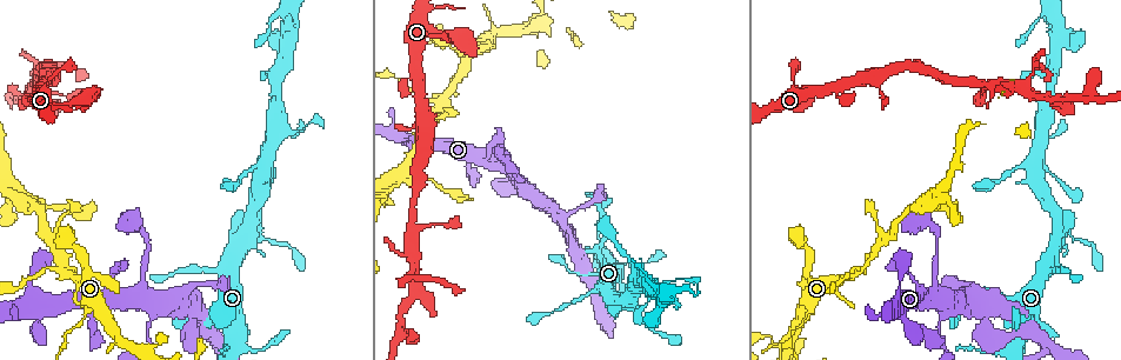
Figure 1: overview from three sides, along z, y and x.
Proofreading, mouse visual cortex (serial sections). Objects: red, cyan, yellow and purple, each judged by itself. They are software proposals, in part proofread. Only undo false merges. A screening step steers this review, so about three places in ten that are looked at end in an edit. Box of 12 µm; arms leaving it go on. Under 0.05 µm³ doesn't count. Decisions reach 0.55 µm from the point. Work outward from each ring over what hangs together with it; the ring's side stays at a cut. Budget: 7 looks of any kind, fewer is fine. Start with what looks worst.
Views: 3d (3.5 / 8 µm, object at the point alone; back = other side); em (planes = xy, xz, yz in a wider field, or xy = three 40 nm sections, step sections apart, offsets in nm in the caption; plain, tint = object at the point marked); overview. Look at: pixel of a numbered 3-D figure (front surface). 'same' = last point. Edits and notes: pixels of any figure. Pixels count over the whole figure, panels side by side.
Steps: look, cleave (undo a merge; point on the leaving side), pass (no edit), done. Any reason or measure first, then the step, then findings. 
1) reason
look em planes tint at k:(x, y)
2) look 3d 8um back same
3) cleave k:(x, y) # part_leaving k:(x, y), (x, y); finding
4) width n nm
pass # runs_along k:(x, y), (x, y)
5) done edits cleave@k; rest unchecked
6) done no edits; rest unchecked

a fork
look 3d 3.5um at 1:(65, 273)

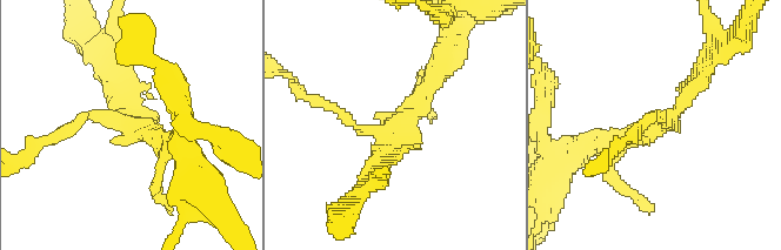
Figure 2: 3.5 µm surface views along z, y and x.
arms 3; arm_widths 150, 200, 300 nm; shape alone is not enough
look em xy step 5 tint at 2:(131, 124)

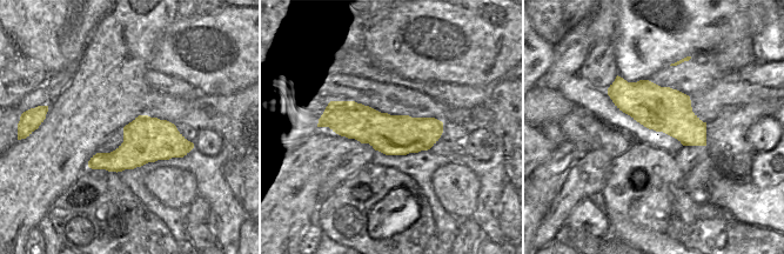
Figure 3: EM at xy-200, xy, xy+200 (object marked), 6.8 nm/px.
pass # runs_along 3:(321, 121), (440, 129); continuous, no second cell

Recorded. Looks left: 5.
four-way junction
look 3d 3.5um at 1:(929, 299)

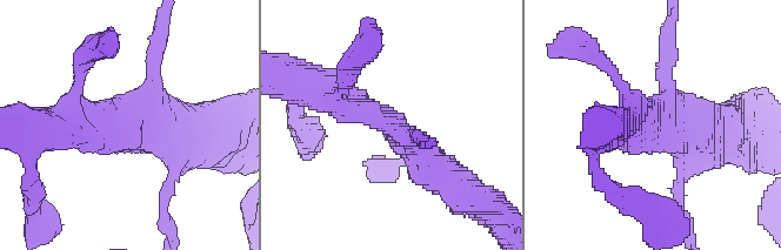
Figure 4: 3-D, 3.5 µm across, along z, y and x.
need the tissue
look em xy step 3 tint at 4:(394, 128)

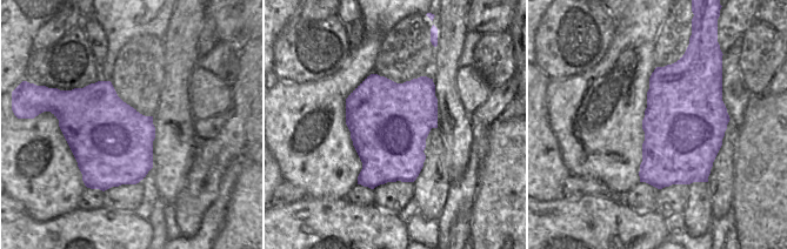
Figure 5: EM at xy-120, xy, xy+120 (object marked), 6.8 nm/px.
arms 4
pass # runs_along 4:(326, 90), (384, 117), (452, 181); continuous, no second cell

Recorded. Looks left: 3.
arms part here
look 3d 3.5um at 1:(419, 76)

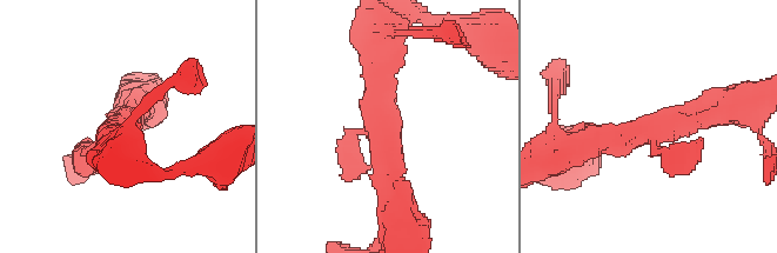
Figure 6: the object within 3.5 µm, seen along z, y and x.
look em xy step 1 tint at 6:(648, 133)

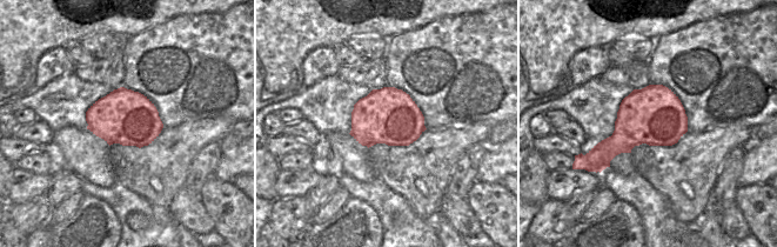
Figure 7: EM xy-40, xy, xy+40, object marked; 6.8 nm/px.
pass # runs_along 6:(577, 148), (718, 110); all the same cell

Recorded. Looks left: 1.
done no edits; rest unchecked

